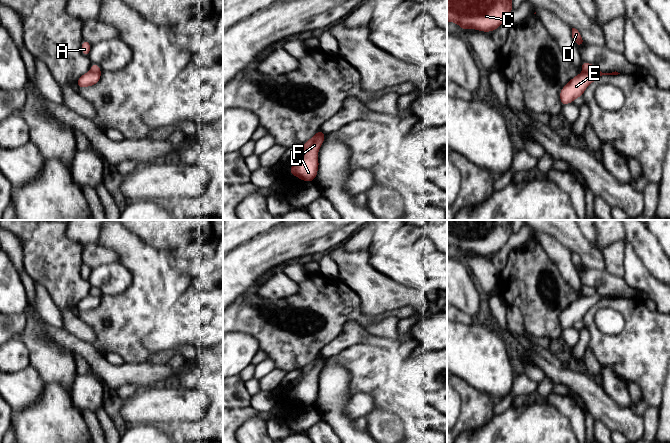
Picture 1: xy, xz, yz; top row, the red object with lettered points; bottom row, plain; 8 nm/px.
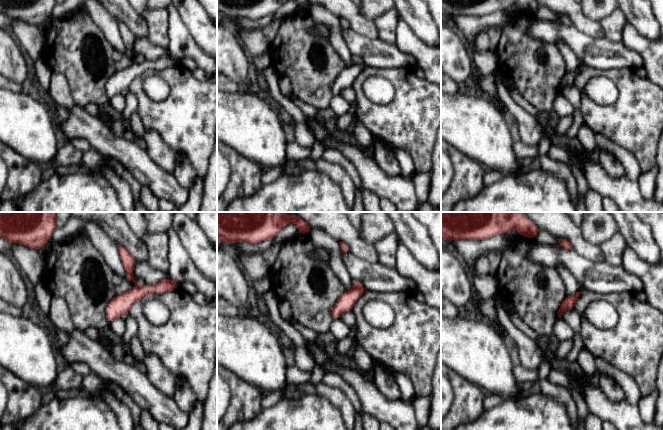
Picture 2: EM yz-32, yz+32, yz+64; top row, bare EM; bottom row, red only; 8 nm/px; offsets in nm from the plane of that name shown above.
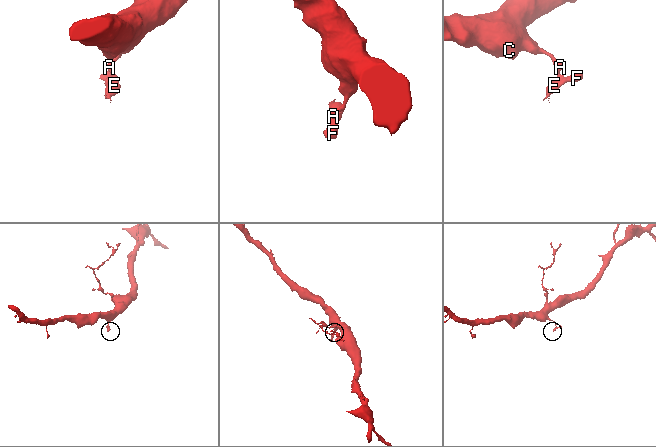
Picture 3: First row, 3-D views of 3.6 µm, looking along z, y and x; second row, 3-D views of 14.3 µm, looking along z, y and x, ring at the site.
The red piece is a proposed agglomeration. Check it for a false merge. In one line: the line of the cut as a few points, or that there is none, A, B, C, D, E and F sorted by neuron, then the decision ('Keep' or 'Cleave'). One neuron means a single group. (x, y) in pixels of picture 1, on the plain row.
Split along xy (93, 294), (100, 297). Groups: A C D / B E F. Cleave

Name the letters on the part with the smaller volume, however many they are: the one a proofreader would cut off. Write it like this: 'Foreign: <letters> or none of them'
Foreign: B, E, F

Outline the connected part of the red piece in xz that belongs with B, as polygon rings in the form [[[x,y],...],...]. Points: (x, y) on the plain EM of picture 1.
[[[321,353],[307,366],[301,369],[303,379],[290,390],[290,398],[302,405],[312,406],[318,397],[318,375],[324,366],[326,359]]]

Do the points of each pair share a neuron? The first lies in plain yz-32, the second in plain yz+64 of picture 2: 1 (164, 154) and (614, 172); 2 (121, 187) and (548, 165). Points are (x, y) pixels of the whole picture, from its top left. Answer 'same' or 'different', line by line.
1: same
2: same

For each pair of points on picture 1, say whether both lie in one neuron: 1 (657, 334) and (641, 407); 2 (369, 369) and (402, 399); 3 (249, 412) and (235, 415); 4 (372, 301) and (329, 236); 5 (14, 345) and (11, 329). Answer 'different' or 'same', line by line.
1: different
2: same
3: same
4: different
5: different

